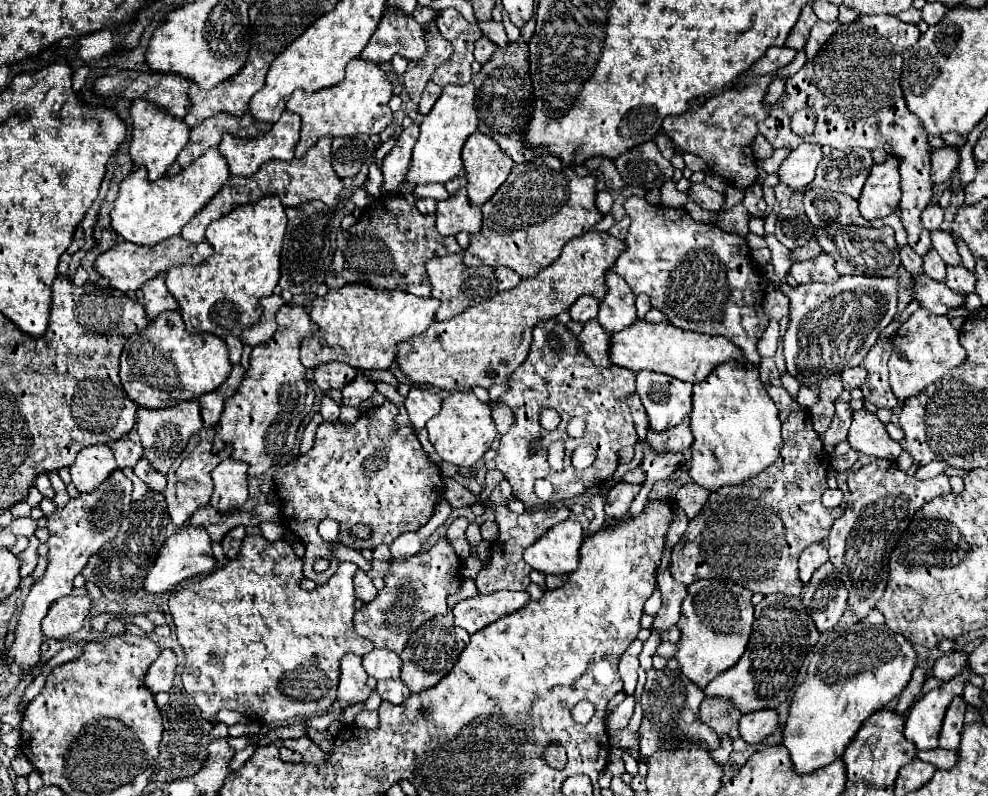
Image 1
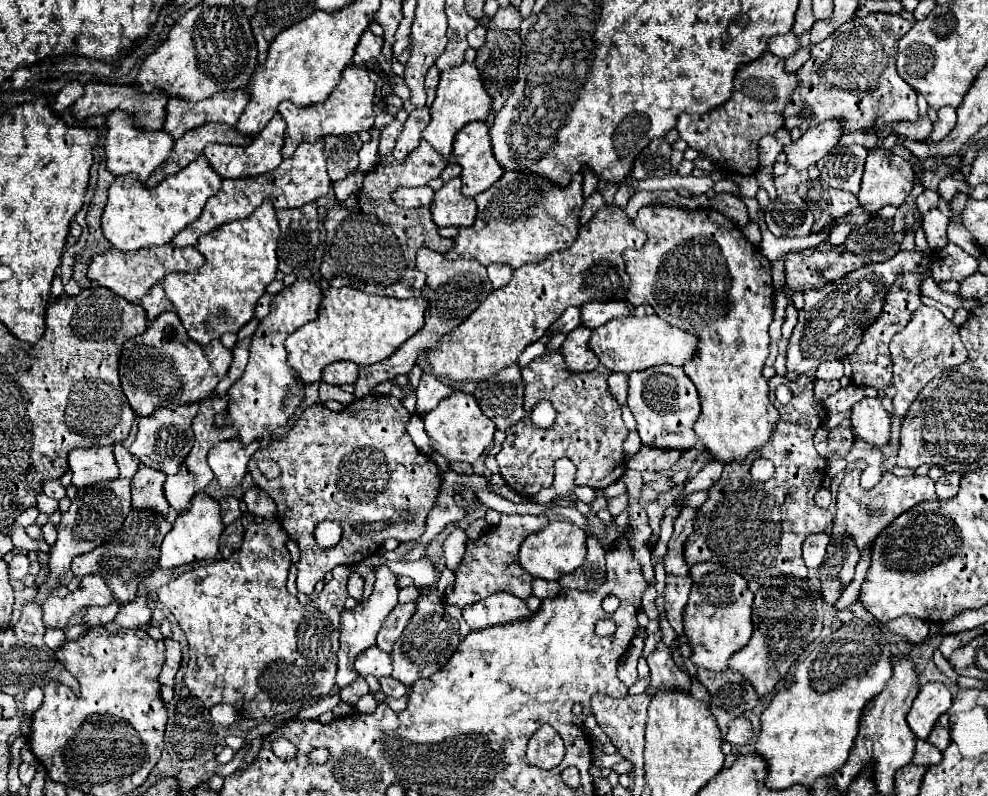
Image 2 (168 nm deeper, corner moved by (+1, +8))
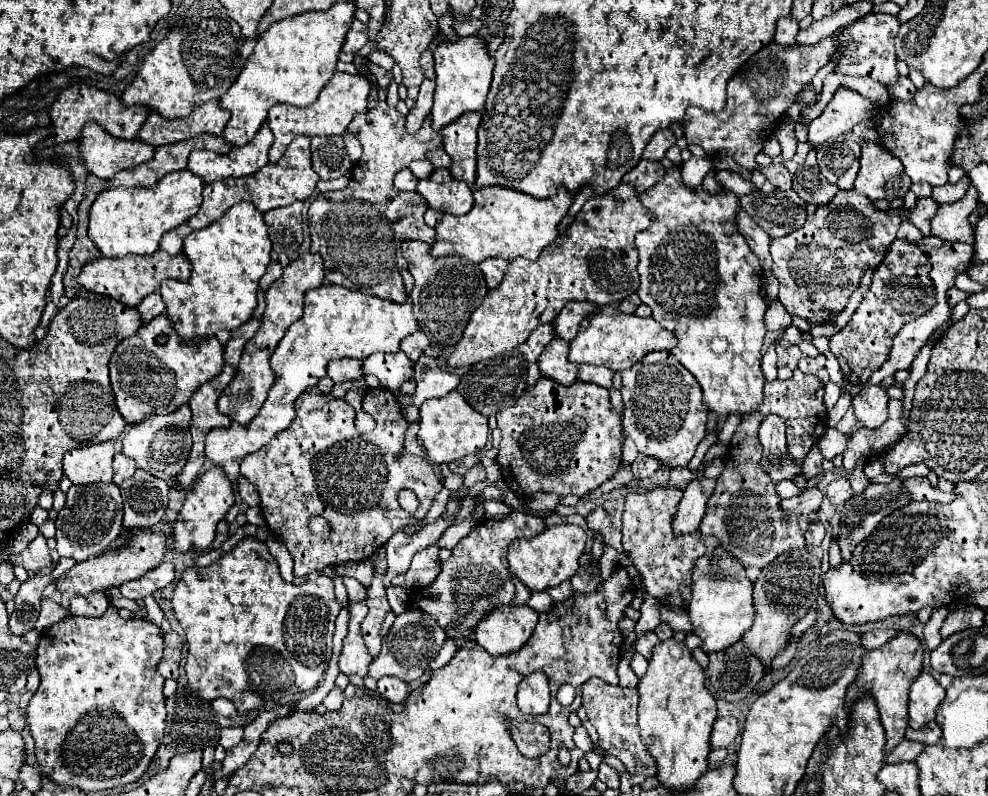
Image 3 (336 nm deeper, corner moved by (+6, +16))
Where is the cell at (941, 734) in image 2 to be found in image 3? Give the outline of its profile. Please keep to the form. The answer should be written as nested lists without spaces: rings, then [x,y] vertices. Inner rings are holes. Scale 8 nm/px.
[[[934,720],[928,722],[920,730],[914,730],[914,728],[906,730],[906,740],[914,740],[914,742],[922,742],[922,744],[936,744],[940,740],[940,736],[942,736],[942,730],[938,728],[938,724]]]

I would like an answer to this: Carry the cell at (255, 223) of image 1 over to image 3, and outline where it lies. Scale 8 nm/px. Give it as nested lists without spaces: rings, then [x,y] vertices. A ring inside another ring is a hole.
[[[238,202],[234,204],[220,220],[210,224],[208,228],[192,232],[184,240],[184,256],[188,256],[192,264],[192,276],[188,282],[178,280],[164,280],[160,286],[160,296],[166,304],[166,316],[172,320],[178,336],[184,342],[190,340],[202,340],[210,338],[218,330],[234,330],[240,324],[244,324],[248,318],[252,318],[256,308],[256,292],[258,292],[258,280],[266,272],[266,266],[270,262],[270,238],[264,224],[264,216],[256,212],[254,204]]]

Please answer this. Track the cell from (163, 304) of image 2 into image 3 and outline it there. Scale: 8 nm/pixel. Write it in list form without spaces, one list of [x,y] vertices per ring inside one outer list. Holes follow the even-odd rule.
[[[154,292],[152,296],[146,296],[146,298],[138,304],[138,312],[140,312],[144,324],[148,324],[152,318],[164,314],[164,302],[160,300],[160,294]]]

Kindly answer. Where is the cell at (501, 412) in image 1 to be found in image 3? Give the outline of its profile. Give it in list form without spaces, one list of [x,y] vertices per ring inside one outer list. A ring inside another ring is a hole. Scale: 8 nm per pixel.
[[[552,324],[548,326],[540,326],[536,328],[528,340],[520,346],[516,346],[512,352],[504,352],[496,358],[478,362],[474,366],[470,366],[468,372],[464,372],[460,376],[460,384],[458,384],[458,392],[464,396],[464,400],[478,410],[484,416],[494,416],[504,408],[510,408],[512,404],[516,404],[516,400],[522,396],[524,388],[526,388],[526,370],[530,364],[534,364],[538,360],[538,356],[542,354],[544,346],[552,340]]]

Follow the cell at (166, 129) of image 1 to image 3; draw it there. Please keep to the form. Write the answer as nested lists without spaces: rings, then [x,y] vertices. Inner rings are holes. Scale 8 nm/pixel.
[[[86,124],[78,142],[86,170],[100,178],[110,180],[116,172],[152,160],[154,148],[136,144],[136,140],[112,140],[98,124]]]

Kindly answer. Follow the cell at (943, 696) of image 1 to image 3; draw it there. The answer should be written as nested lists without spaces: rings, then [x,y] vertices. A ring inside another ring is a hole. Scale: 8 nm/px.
[[[920,674],[910,686],[908,724],[918,730],[926,722],[934,720],[934,712],[942,700],[944,688],[930,674]]]

